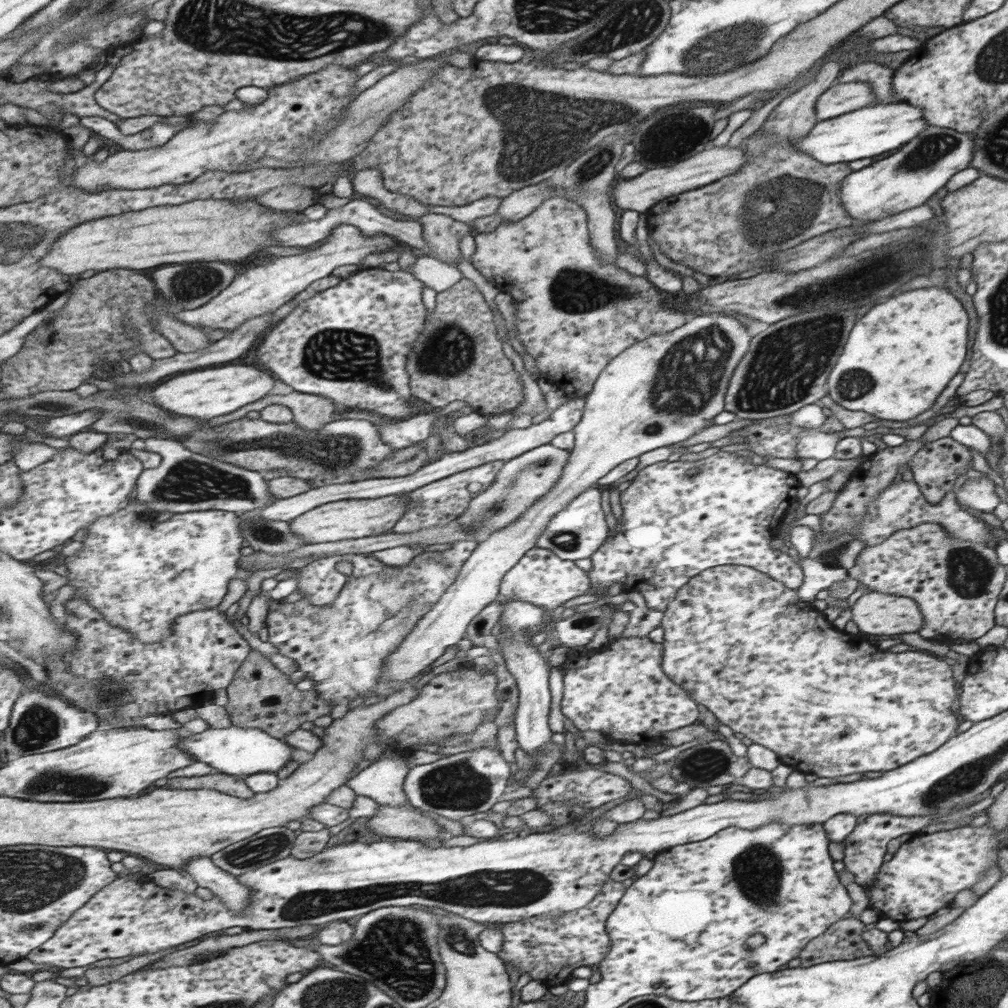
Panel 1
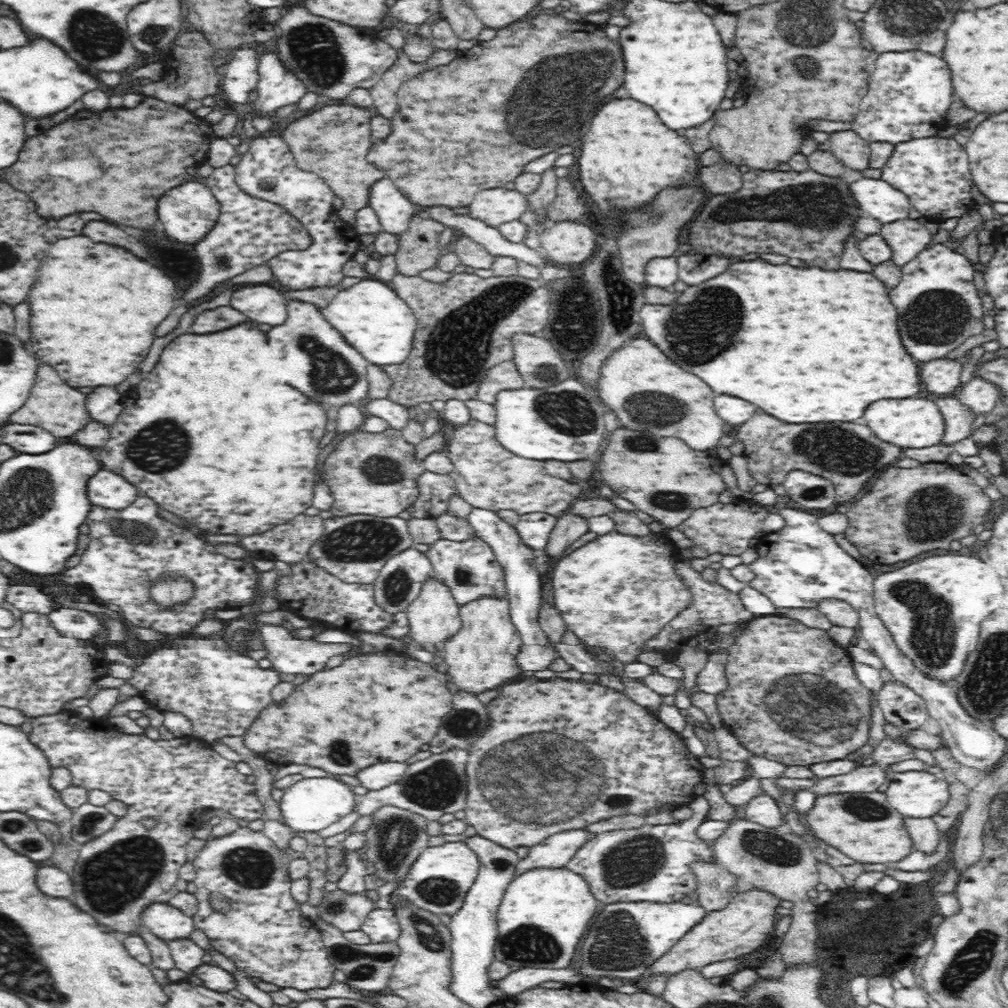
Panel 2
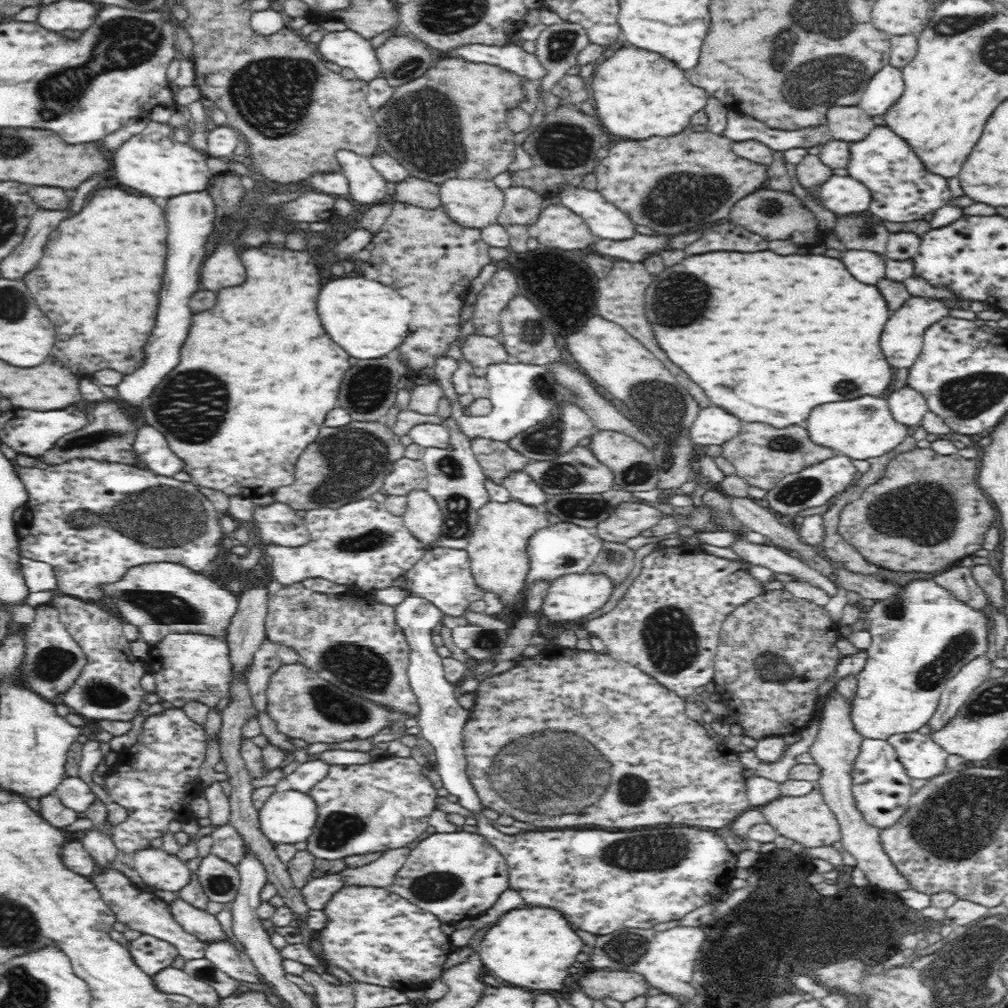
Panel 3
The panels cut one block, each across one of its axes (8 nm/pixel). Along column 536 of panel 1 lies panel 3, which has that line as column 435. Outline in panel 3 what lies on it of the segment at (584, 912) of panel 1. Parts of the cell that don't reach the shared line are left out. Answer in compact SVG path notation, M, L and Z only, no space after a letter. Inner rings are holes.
M344 886L333 896L323 910L327 916L326 926L315 932L325 960L345 970L356 981L378 986L394 987L399 991L418 986L420 982L441 978L442 966L448 955L453 952L446 925L430 912L411 904L387 888Z

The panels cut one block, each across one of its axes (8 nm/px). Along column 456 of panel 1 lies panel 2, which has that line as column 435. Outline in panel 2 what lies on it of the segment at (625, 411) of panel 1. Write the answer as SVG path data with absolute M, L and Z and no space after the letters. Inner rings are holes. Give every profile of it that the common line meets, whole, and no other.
M430 575L426 583L423 584L416 600L406 610L407 618L410 620L410 626L412 626L410 636L414 638L414 642L432 642L432 644L444 642L444 640L447 642L452 635L460 630L459 607L452 598L452 591L449 590L448 586L440 582L440 579Z

